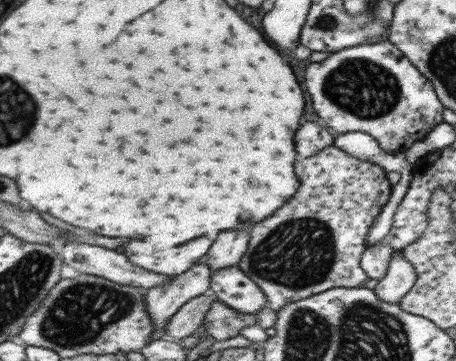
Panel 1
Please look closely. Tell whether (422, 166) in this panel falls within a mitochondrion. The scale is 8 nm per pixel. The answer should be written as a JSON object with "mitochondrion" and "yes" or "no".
{"mitochondrion":"no"}

